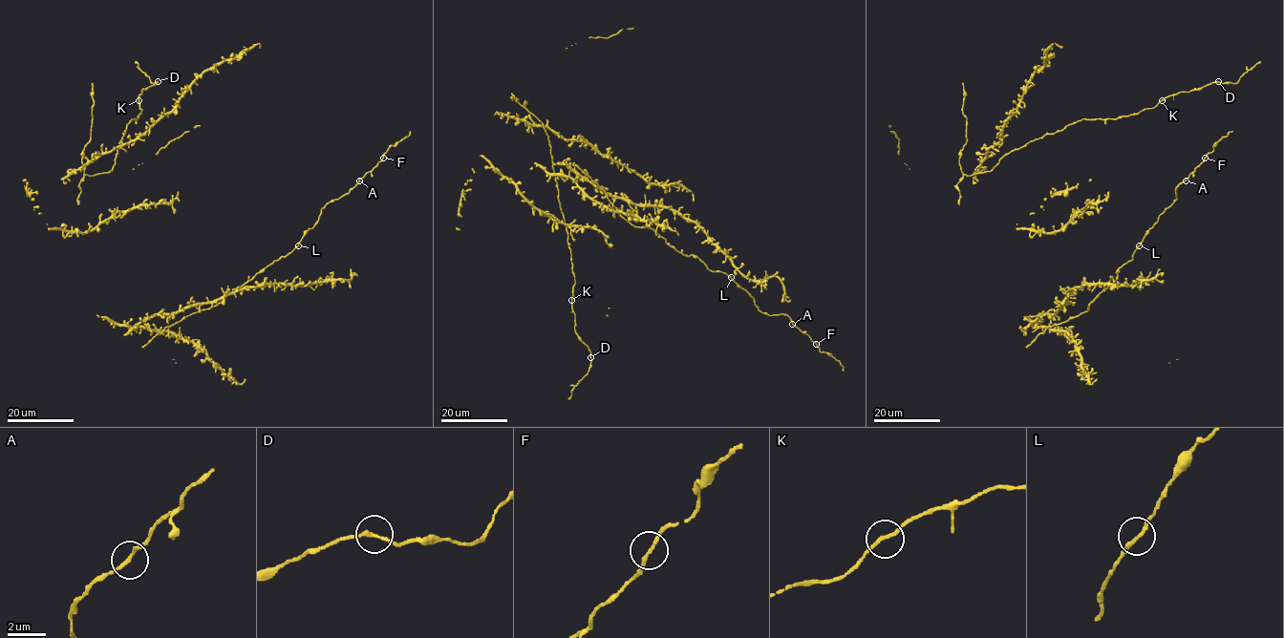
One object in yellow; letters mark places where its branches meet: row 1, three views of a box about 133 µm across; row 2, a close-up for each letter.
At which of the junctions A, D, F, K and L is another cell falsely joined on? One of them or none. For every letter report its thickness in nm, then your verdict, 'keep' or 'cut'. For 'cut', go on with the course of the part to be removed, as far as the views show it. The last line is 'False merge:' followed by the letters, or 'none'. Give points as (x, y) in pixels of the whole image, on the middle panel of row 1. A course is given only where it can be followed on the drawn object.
A: 170 nm | keep
D: 180 nm | keep
F: 160 nm | keep
K: 180 nm | keep
L: 180 nm | keep
False merge: none

